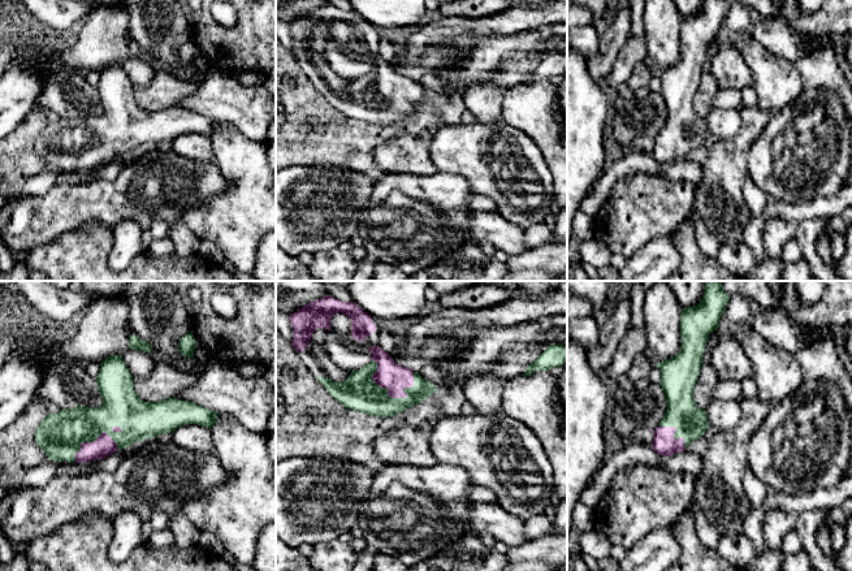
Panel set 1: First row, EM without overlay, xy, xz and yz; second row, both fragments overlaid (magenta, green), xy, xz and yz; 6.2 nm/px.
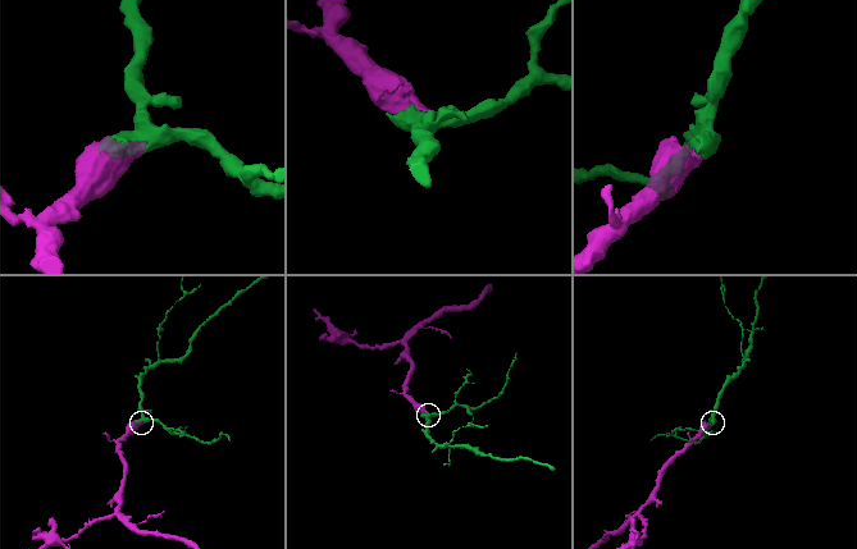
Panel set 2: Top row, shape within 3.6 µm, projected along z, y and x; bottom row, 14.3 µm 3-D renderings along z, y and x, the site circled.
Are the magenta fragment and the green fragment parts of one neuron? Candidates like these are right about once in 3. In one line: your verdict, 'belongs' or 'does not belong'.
belongs

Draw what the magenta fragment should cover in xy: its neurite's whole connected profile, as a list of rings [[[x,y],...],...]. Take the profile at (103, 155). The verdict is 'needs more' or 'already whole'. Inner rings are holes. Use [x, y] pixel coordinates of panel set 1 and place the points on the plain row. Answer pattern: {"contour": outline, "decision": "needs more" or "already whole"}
{"contour": [[[112,64],[100,72],[96,92],[103,107],[100,116],[77,113],[73,117],[47,124],[36,137],[36,153],[47,163],[48,168],[64,172],[103,168],[134,151],[161,142],[172,142],[186,133],[198,133],[211,138],[219,122],[174,105],[160,111],[142,109],[134,99],[134,88],[121,64]]], "decision": "needs more"}

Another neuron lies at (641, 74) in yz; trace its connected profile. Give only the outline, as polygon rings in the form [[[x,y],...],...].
[[[640,61],[633,68],[632,74],[626,83],[631,88],[631,91],[636,94],[645,92],[650,79],[656,74],[656,69],[649,68],[645,61]]]

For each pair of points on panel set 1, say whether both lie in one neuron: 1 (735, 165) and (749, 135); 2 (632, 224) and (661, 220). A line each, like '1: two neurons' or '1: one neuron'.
1: one neuron
2: one neuron

